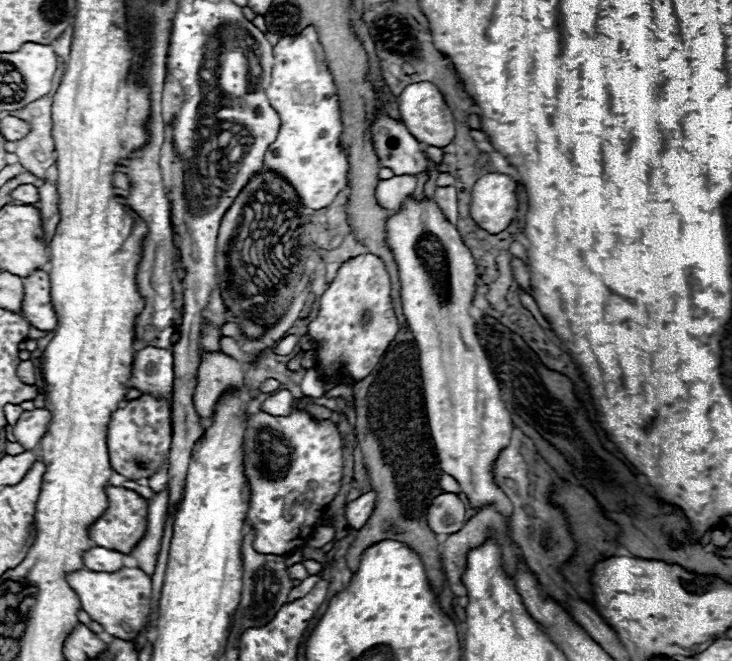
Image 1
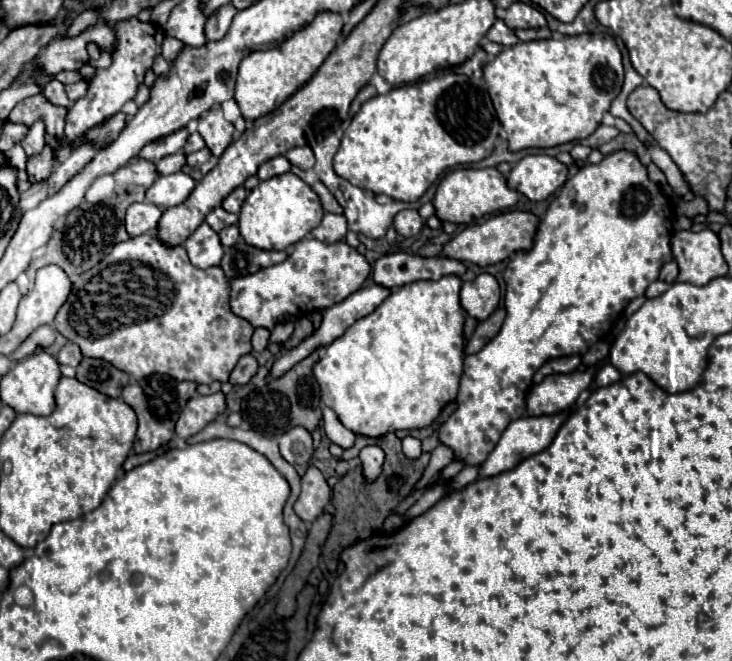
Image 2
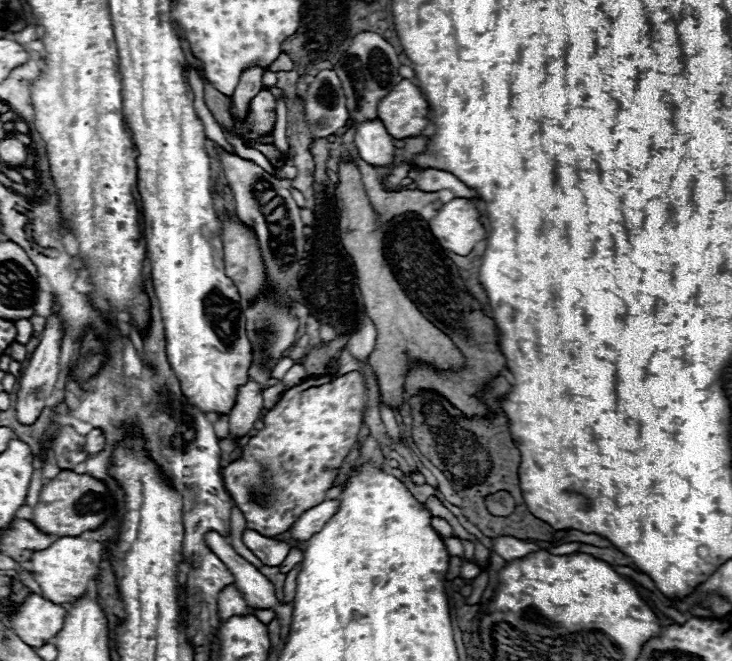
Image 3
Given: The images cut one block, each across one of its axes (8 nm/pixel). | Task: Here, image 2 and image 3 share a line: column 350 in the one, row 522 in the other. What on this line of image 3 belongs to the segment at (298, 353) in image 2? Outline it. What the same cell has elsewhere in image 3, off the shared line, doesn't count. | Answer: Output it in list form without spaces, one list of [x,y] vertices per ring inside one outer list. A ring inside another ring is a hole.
[[[324,500],[322,504],[302,512],[302,516],[290,528],[292,538],[298,542],[310,540],[310,536],[320,532],[322,524],[326,524],[326,520],[330,520],[338,512],[338,504],[338,500]]]

